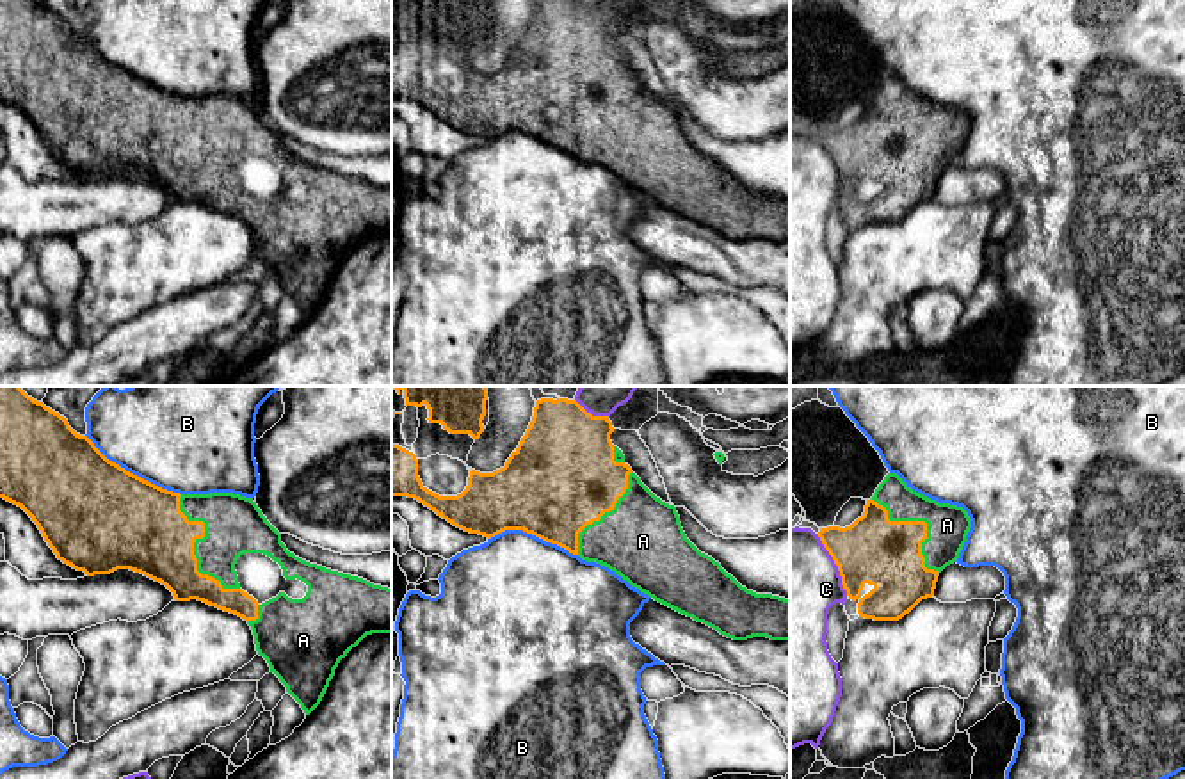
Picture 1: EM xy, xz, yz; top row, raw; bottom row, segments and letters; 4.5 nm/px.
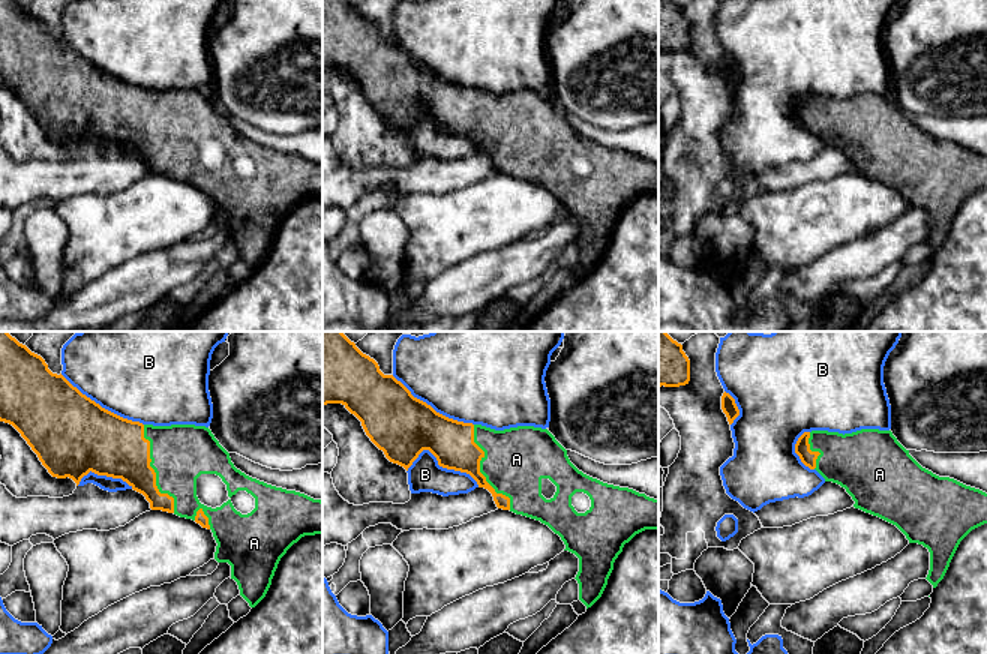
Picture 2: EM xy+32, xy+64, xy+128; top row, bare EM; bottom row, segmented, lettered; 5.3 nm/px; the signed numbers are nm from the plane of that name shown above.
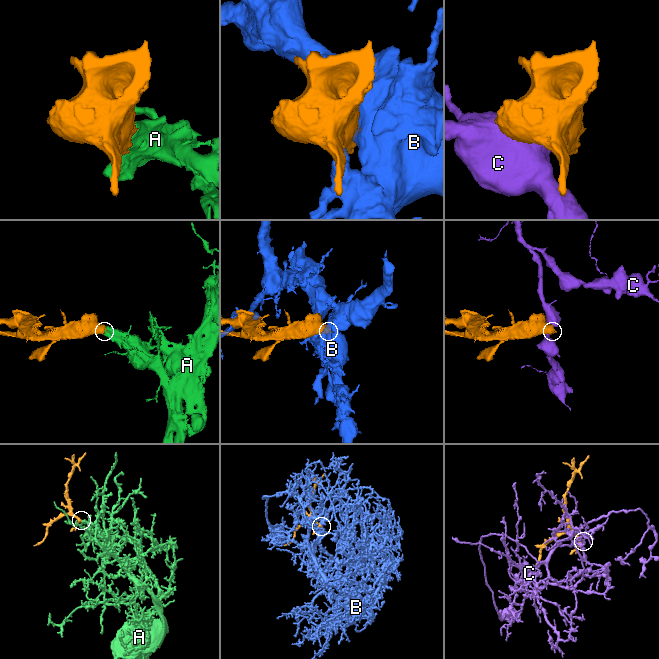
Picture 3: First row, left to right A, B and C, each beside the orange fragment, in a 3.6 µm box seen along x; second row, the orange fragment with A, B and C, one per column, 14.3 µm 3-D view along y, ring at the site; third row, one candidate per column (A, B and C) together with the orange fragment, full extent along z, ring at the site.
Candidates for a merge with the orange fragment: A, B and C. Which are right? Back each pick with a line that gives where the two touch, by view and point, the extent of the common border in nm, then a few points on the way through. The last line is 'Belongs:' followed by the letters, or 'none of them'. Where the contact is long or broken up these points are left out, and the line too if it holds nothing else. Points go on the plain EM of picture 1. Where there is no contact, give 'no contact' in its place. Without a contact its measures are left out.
A: meets orange in xy at (193, 148); contact 500 nm long
Belongs: A

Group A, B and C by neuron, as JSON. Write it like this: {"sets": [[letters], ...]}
{"sets": [["A"], ["B"], ["C"]]}

